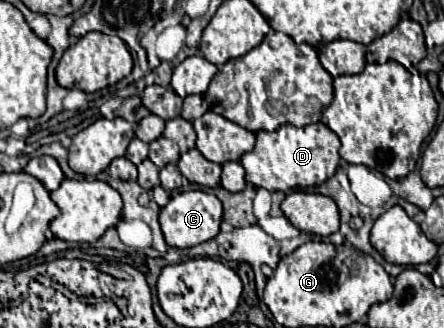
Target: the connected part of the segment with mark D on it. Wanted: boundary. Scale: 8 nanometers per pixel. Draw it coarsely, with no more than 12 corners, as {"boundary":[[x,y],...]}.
{"boundary":[[324,123],[258,131],[240,163],[268,191],[306,189],[338,169]]}

